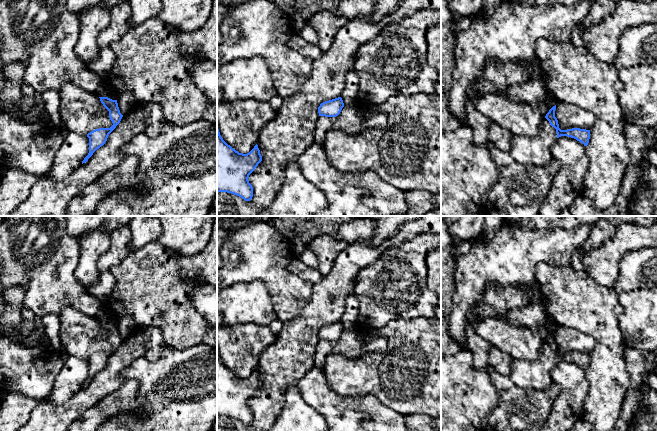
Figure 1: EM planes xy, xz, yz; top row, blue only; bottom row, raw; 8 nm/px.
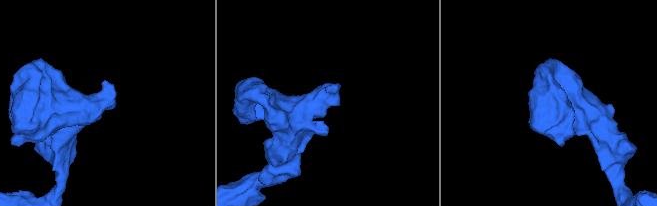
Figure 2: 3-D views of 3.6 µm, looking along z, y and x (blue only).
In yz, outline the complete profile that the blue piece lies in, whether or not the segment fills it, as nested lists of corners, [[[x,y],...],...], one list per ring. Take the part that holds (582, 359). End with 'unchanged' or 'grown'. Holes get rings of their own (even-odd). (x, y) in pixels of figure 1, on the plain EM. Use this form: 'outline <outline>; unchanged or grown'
outline [[[556,329],[549,334],[545,342],[549,345],[550,349],[556,353],[557,362],[561,360],[571,361],[583,367],[584,370],[587,370],[590,363],[590,354],[580,353],[580,352],[561,354],[559,352],[558,344],[555,341],[555,334],[556,334]]]; unchanged

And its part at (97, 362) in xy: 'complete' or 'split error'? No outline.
complete

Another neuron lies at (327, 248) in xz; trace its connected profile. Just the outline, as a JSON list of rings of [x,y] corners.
[[[320,235],[306,244],[318,258],[318,270],[327,275],[338,255],[348,246],[347,242],[333,236]]]

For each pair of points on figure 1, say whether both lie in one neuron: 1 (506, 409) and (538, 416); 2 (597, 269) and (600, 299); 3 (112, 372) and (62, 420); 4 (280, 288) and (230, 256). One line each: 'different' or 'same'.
1: same
2: different
3: same
4: same

